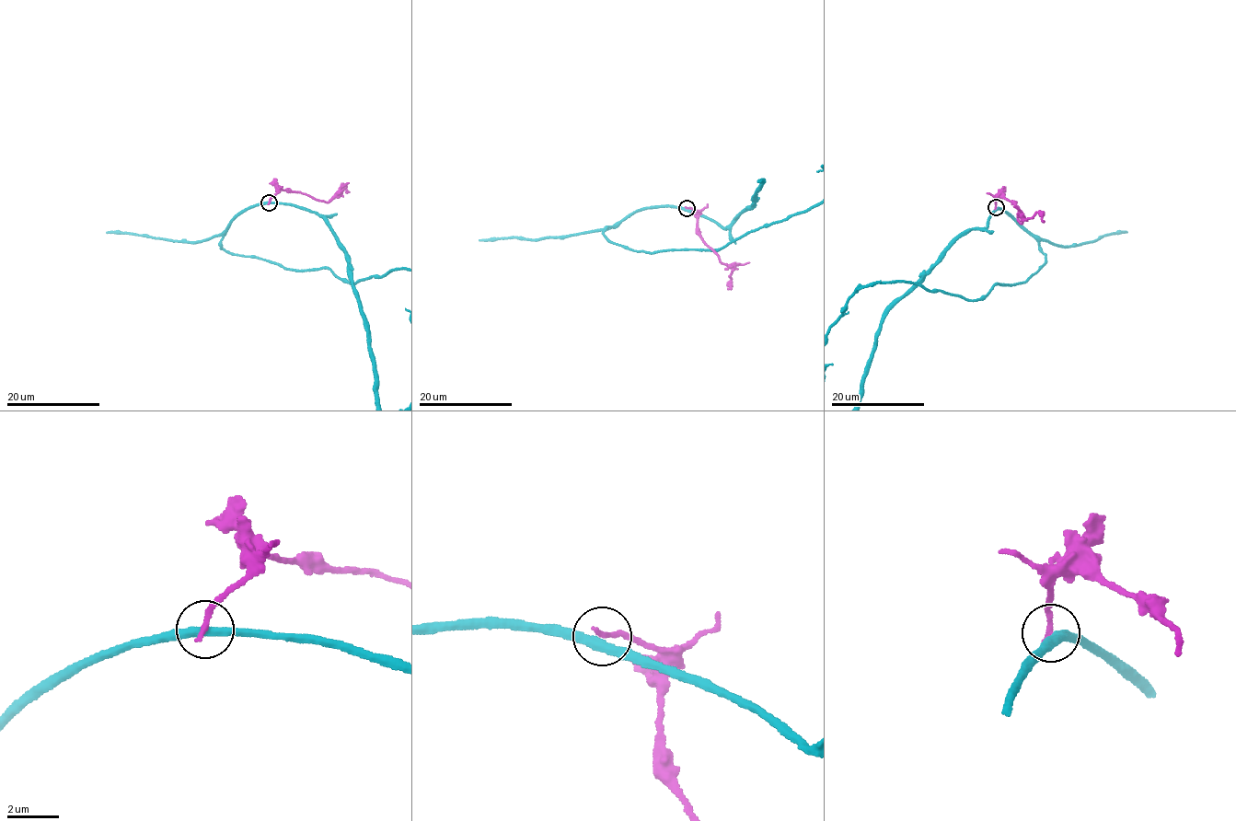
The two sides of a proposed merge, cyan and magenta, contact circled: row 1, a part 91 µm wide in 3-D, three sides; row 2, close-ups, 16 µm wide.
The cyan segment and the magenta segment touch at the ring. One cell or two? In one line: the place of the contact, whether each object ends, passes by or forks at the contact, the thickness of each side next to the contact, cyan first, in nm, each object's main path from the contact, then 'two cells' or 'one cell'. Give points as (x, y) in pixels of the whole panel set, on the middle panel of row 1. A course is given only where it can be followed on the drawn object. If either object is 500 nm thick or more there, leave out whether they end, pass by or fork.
(687, 208) | cyan passes by | magenta ends | 340/220 nm | magenta via (687, 208), (697, 212), (698, 231), (706, 244), (732, 270), (728, 290) | two cells

